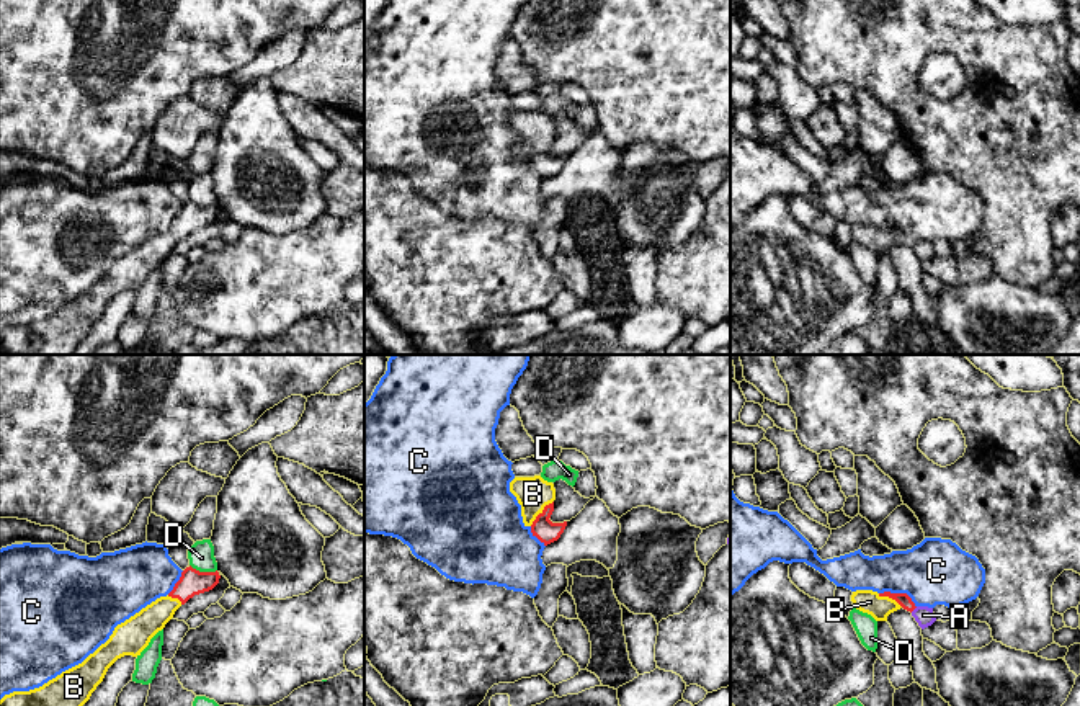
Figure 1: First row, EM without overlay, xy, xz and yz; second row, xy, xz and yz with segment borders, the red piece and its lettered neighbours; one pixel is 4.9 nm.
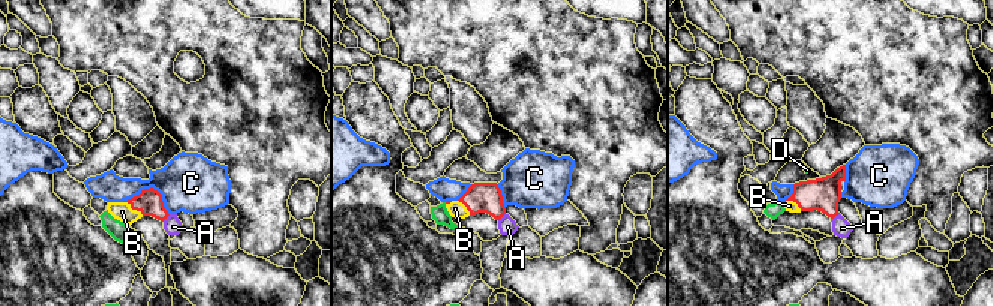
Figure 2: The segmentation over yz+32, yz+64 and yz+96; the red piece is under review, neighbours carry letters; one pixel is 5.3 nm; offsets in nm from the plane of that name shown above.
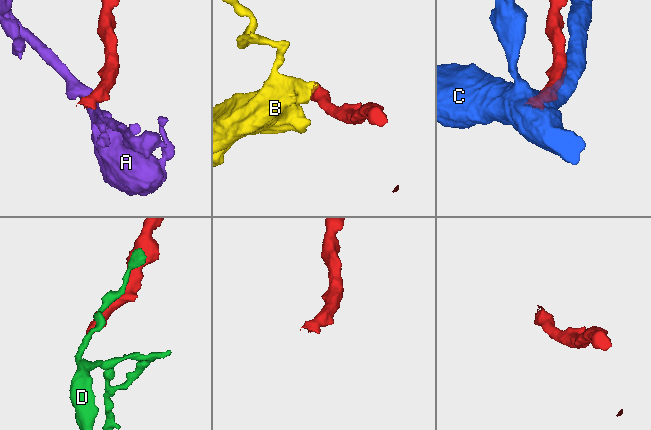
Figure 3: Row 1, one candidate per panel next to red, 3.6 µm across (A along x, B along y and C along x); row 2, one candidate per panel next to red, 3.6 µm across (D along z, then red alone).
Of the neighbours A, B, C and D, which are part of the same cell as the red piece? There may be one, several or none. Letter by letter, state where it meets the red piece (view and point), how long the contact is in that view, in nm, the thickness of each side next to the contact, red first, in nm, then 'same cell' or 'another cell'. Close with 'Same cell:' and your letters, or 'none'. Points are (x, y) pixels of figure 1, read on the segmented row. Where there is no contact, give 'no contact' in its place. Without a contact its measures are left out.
A: yz (914, 608) | 50 nm | 70/90 nm | another cell
B: xz (543, 512) | 170 nm | 110/170 nm | same cell
C: yz (899, 594) | 200 nm | 70/320 nm | another cell
D: xy (203, 572) | 140 nm | 130/130 nm | another cell
Same cell: B

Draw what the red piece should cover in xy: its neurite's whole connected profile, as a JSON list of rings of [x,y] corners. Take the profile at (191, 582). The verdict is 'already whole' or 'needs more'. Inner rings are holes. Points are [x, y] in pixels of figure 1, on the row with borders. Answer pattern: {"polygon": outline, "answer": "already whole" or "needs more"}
{"polygon": [[[191,565],[186,567],[167,597],[157,598],[118,624],[109,639],[82,664],[62,672],[39,688],[5,695],[0,706],[83,706],[118,659],[141,655],[181,605],[194,595],[212,590],[219,579],[217,570],[199,572]]], "answer": "needs more"}

